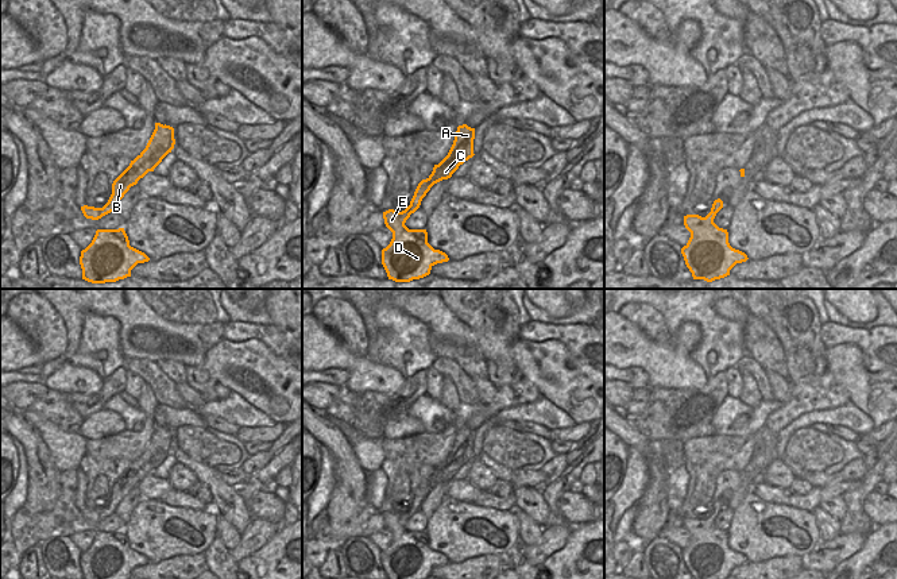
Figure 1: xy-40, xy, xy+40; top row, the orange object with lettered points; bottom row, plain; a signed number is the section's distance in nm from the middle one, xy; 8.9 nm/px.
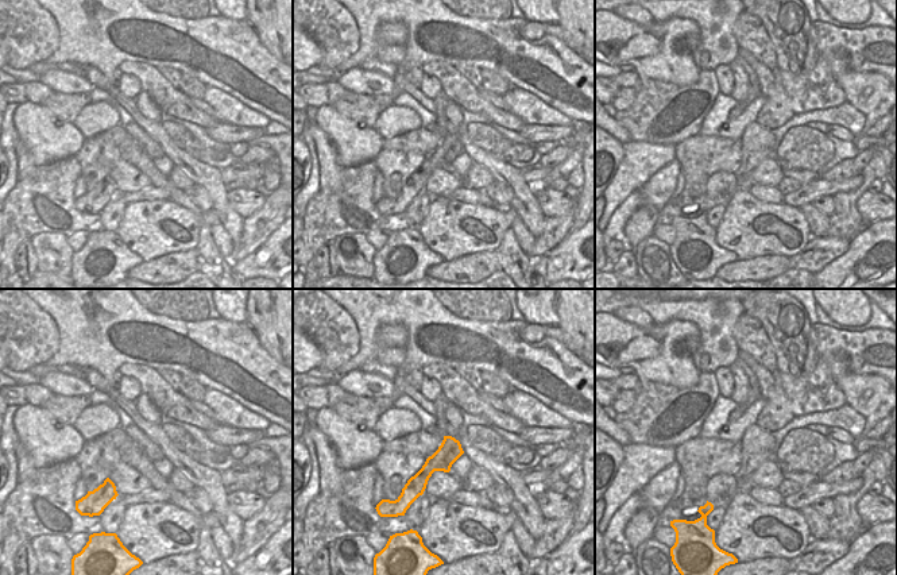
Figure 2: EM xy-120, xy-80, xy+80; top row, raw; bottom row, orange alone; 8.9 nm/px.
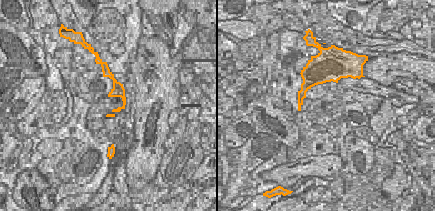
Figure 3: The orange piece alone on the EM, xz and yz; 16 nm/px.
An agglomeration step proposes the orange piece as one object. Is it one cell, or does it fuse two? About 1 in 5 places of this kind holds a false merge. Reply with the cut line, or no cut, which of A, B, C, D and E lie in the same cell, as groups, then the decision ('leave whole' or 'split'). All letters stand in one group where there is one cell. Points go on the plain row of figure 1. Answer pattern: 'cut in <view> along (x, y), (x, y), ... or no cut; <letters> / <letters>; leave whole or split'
no cut; A B C D E; leave whole

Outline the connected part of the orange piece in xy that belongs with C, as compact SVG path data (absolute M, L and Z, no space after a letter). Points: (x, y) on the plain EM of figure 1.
M459 428L448 458L418 486L410 507L402 514L383 514L384 526L393 534L390 547L382 552L387 579L426 579L434 567L449 563L445 555L428 545L426 532L409 532L405 525L434 486L451 480L460 467L475 458L473 441L475 431Z

